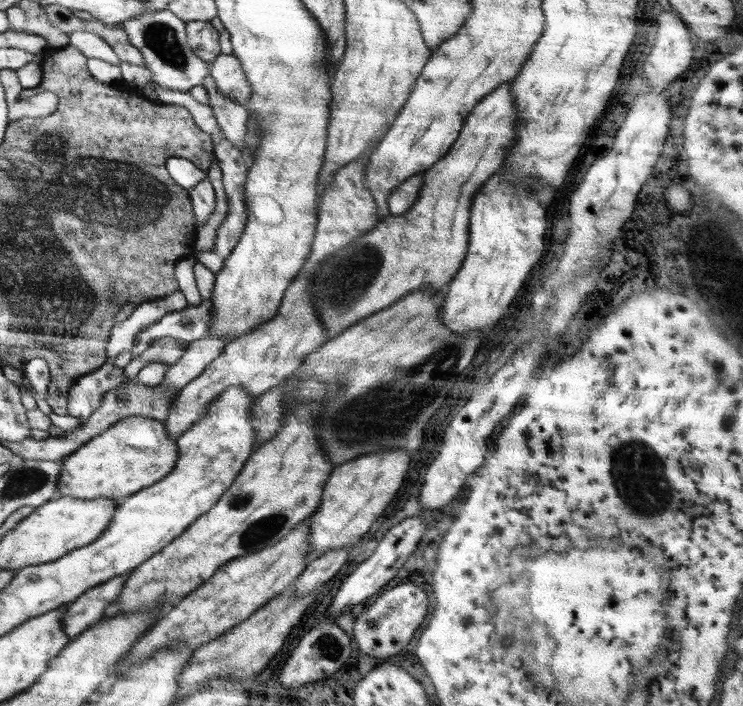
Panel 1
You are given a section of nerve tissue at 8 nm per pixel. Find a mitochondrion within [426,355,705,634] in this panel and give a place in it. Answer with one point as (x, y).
(635, 471)

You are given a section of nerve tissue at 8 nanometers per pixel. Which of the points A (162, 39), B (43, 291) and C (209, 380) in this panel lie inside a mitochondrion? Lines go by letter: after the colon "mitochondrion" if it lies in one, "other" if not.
A: mitochondrion
B: mitochondrion
C: other

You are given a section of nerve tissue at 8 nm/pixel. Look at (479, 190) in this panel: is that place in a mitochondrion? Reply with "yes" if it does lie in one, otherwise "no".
no

